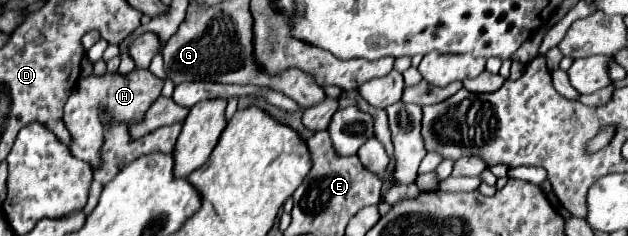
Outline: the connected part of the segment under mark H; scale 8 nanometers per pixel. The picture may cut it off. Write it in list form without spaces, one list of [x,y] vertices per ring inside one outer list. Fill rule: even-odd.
[[[134,70],[128,76],[118,74],[104,74],[104,76],[88,76],[86,80],[78,80],[78,86],[74,88],[72,96],[68,98],[64,106],[64,124],[70,132],[72,144],[70,152],[74,152],[76,158],[96,166],[100,162],[100,146],[102,146],[102,122],[100,114],[102,110],[110,112],[114,120],[118,122],[140,122],[144,118],[144,112],[150,108],[150,104],[160,96],[162,80],[150,74],[150,70]]]

